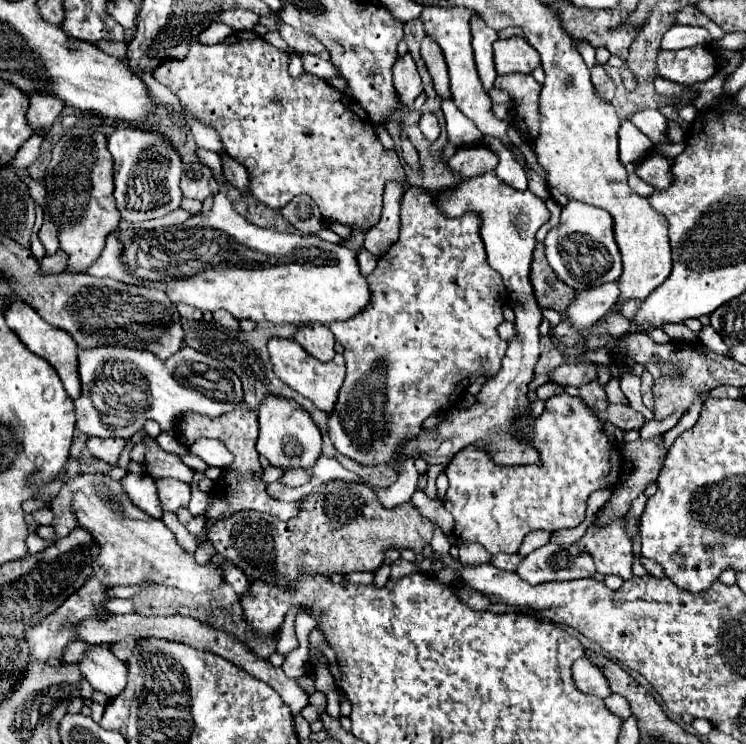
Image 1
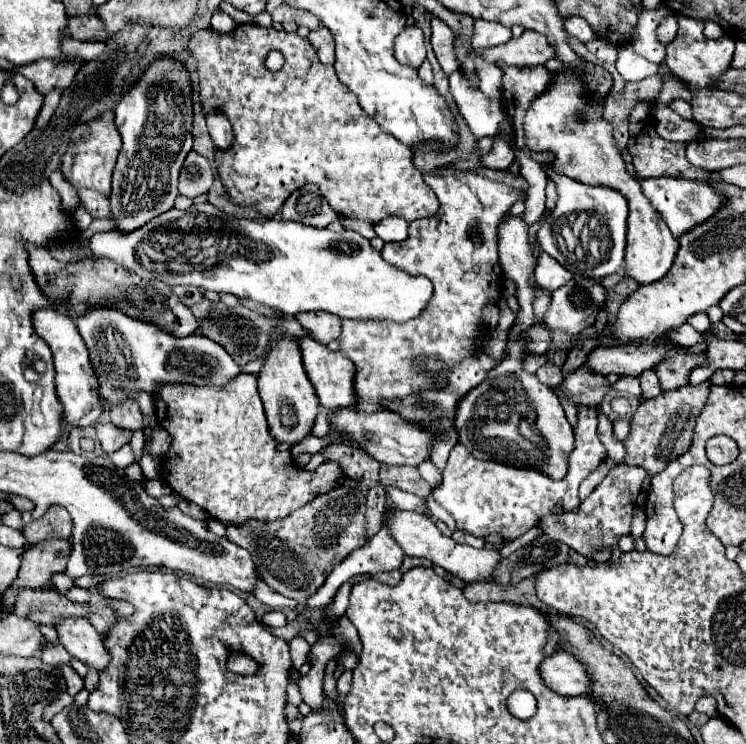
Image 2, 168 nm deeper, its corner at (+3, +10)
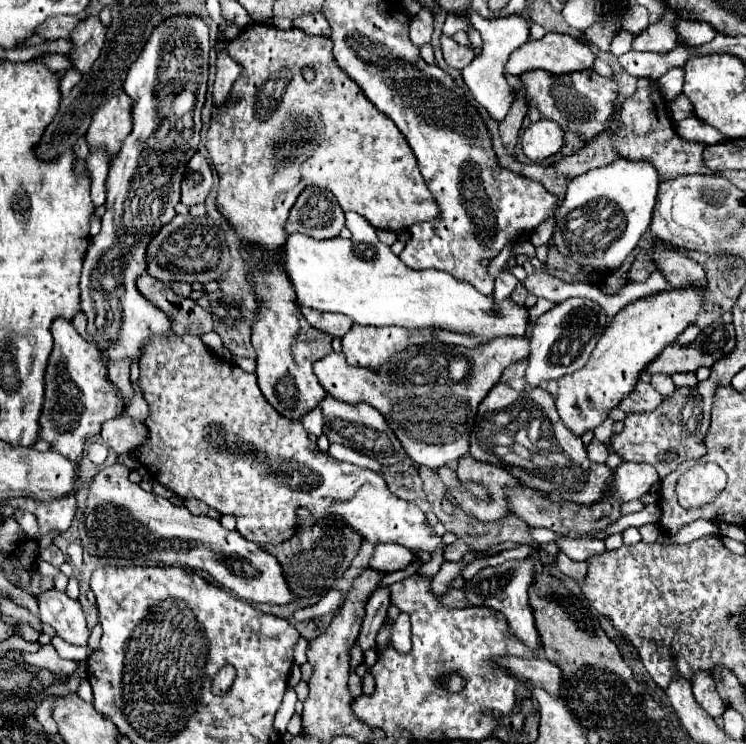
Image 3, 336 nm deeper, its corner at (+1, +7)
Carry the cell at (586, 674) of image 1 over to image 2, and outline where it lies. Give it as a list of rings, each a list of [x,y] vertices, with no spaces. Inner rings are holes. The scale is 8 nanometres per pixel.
[[[560,650],[554,656],[546,658],[540,666],[542,678],[544,682],[562,696],[582,696],[590,692],[590,678],[588,678],[588,670],[584,670],[584,664]]]

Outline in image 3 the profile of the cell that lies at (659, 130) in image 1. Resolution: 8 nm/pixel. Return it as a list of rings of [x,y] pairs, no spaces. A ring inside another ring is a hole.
[[[688,117],[688,119],[678,121],[676,131],[680,137],[684,137],[688,141],[700,141],[700,143],[708,143],[708,145],[724,141],[722,133],[718,133],[714,127],[706,125],[704,121],[698,121],[698,117]]]

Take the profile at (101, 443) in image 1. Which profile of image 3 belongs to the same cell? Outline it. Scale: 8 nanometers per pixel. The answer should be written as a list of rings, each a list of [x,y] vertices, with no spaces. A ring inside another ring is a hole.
[[[120,415],[110,421],[104,421],[102,431],[100,431],[104,443],[112,447],[118,455],[120,453],[130,453],[138,445],[142,445],[148,437],[148,429],[144,423],[130,419],[130,415]]]

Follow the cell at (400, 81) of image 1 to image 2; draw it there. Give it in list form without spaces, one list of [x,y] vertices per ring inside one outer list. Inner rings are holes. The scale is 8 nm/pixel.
[[[416,26],[402,30],[402,34],[394,42],[394,56],[400,64],[420,68],[420,64],[426,60],[426,46],[422,40],[422,30]]]

